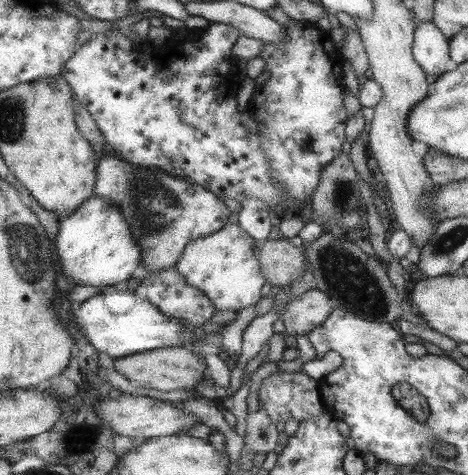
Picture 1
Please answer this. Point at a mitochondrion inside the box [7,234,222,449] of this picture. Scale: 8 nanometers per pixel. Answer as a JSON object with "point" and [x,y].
{"point":[85,438]}

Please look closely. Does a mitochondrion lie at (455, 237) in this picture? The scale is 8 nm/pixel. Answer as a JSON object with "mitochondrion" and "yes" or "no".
{"mitochondrion":"yes"}

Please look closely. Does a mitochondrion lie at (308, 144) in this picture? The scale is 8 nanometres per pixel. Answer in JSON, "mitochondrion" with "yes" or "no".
{"mitochondrion":"no"}

